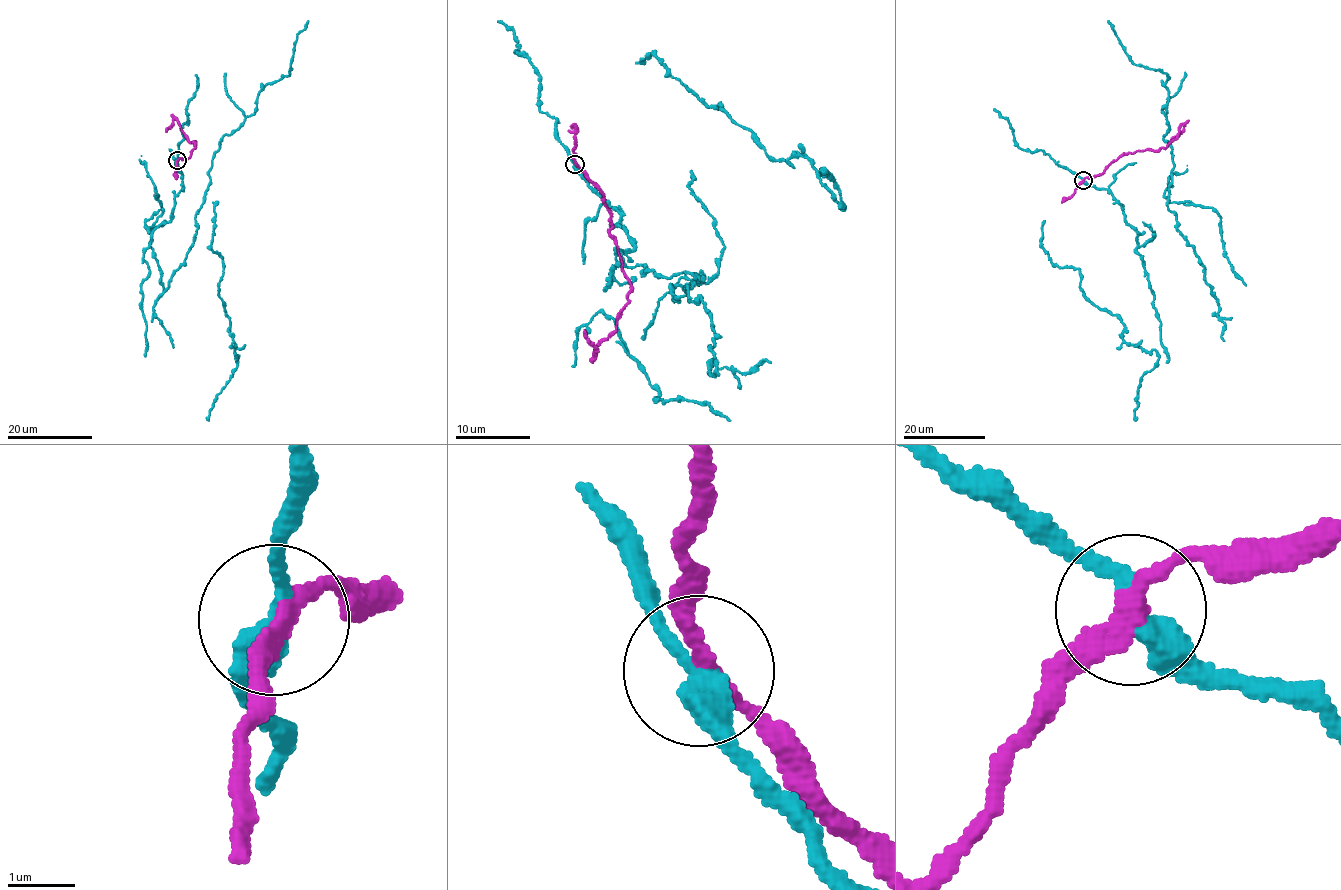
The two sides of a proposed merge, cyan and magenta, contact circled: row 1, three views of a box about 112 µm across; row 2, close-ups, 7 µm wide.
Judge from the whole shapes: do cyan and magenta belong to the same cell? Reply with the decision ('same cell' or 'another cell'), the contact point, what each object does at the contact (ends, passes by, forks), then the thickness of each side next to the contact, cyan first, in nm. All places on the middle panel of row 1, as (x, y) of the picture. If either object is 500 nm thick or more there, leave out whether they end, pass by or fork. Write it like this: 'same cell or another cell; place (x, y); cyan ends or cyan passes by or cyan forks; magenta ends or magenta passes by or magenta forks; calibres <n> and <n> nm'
another cell; place (575, 164); cyan passes by; magenta passes by; calibres 360 and 240 nm

